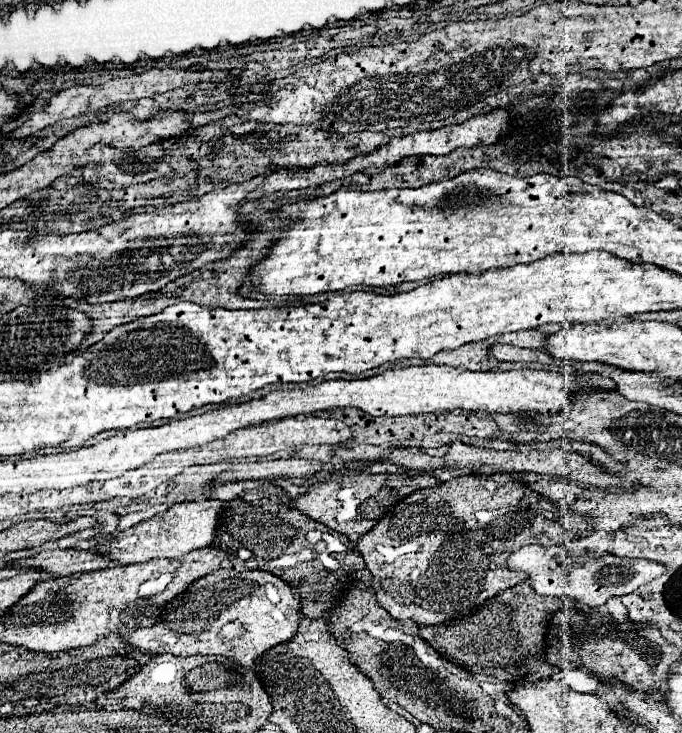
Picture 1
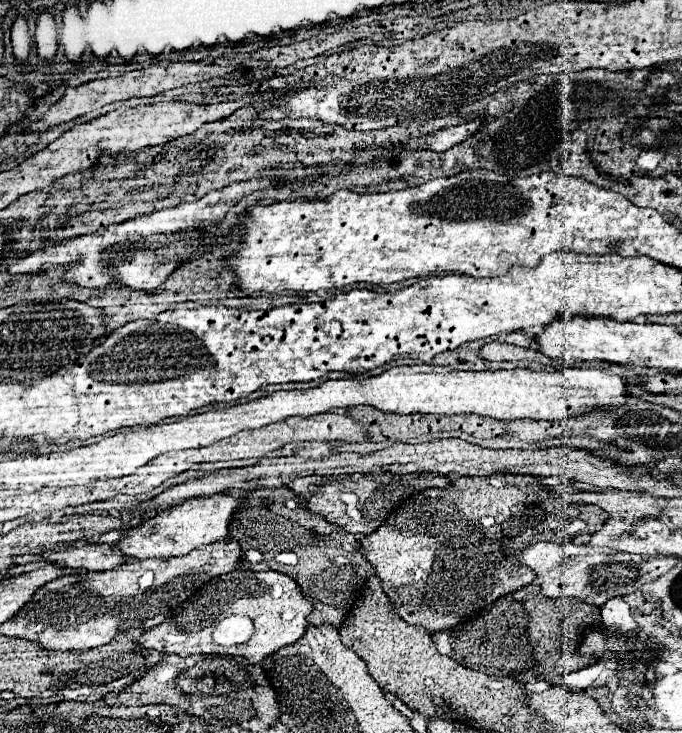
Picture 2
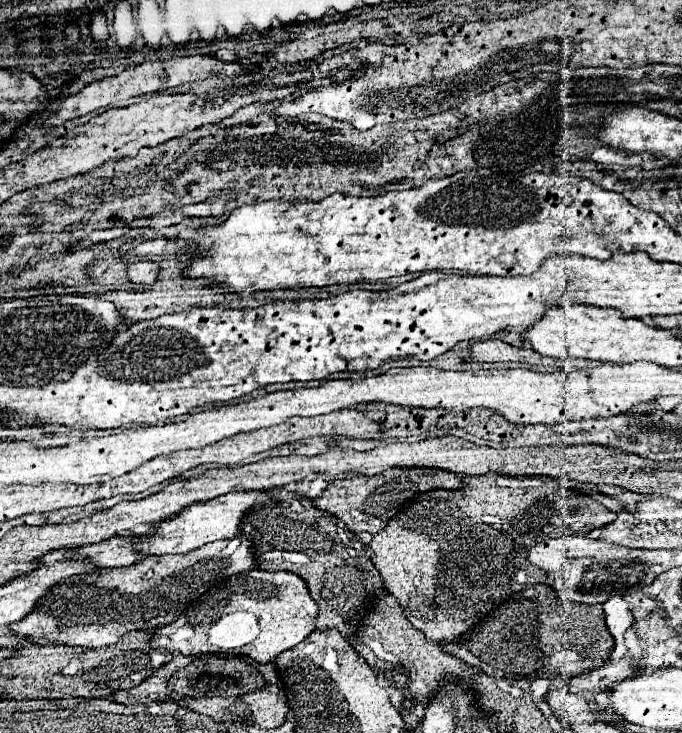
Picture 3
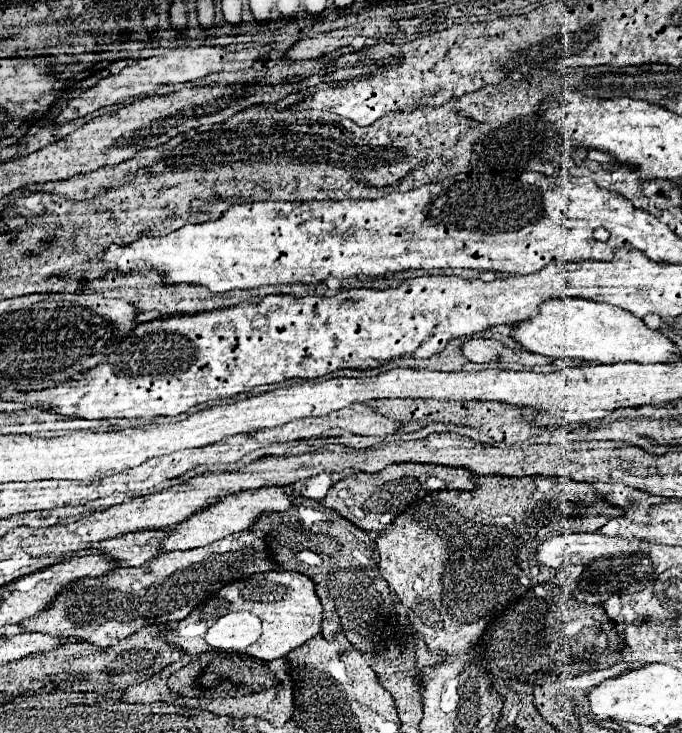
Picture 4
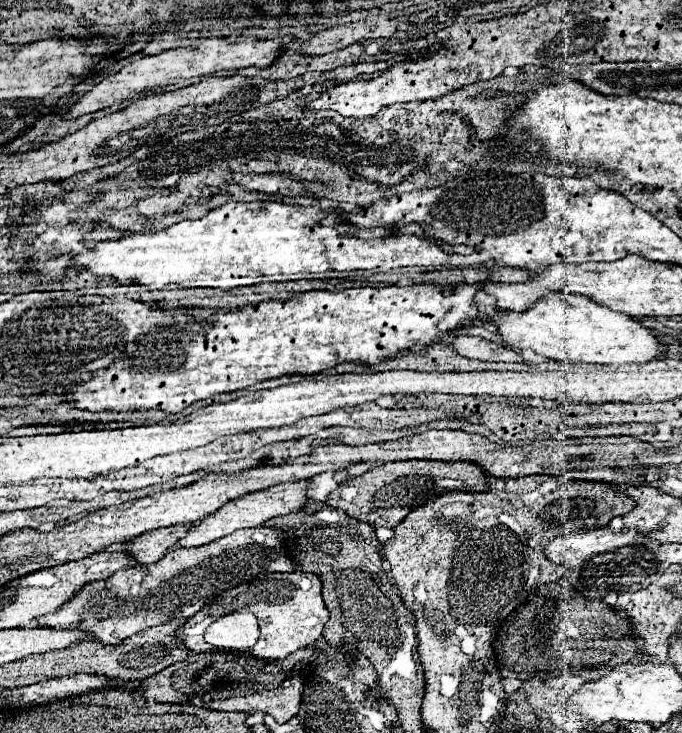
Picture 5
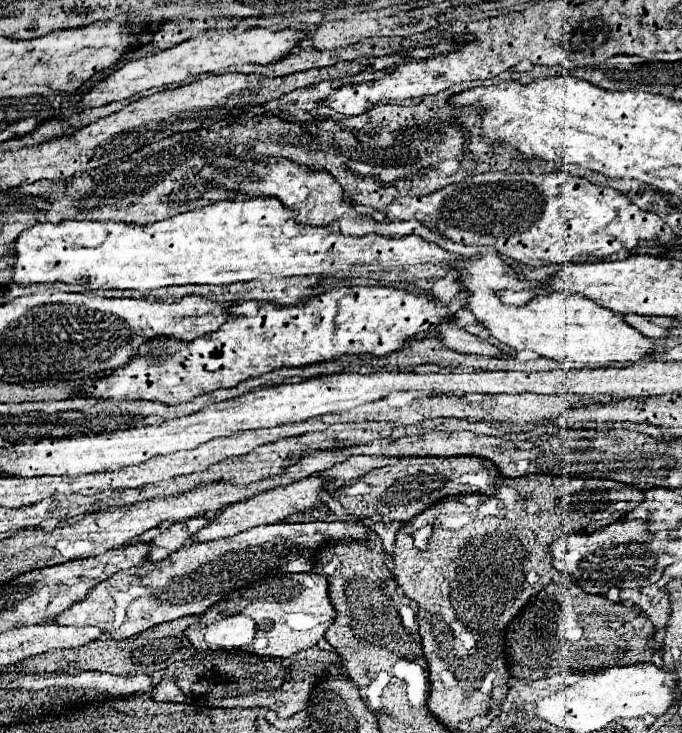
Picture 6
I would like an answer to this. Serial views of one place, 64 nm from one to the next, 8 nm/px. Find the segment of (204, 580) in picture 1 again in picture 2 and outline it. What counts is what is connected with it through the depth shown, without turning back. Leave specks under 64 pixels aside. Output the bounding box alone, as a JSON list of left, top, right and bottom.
[136,570,312,664]

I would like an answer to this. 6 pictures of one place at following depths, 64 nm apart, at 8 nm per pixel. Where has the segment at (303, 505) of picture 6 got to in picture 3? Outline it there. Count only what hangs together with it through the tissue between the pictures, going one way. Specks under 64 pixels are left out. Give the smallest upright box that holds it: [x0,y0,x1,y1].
[134,492,272,556]

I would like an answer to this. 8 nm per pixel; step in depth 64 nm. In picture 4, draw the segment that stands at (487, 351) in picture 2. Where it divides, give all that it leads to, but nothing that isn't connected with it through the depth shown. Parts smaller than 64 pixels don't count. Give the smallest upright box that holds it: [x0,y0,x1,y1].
[462,338,554,366]

